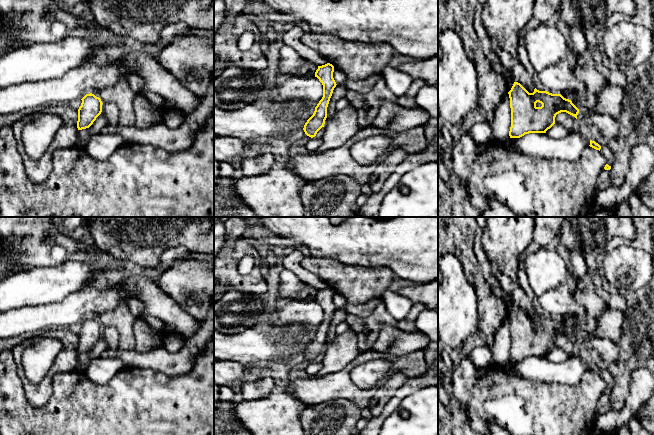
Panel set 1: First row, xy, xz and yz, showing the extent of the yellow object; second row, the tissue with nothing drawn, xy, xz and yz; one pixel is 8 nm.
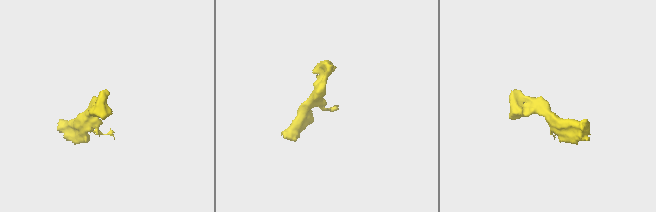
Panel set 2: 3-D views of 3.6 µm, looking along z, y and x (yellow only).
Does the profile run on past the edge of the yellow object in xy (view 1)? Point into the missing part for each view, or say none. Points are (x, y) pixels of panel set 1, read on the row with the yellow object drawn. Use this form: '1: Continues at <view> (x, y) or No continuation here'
1: No continuation here

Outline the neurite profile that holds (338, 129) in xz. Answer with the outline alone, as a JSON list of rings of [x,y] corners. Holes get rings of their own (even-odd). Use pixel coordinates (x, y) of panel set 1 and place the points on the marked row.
[[[349,105],[331,118],[326,118],[322,143],[315,153],[322,153],[345,144],[359,130],[357,117],[356,109]]]

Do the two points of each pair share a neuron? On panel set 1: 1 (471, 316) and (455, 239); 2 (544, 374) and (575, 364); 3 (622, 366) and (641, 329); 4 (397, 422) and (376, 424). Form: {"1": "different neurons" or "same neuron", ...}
{"1": "different neurons", "2": "same neuron", "3": "same neuron", "4": "different neurons"}

